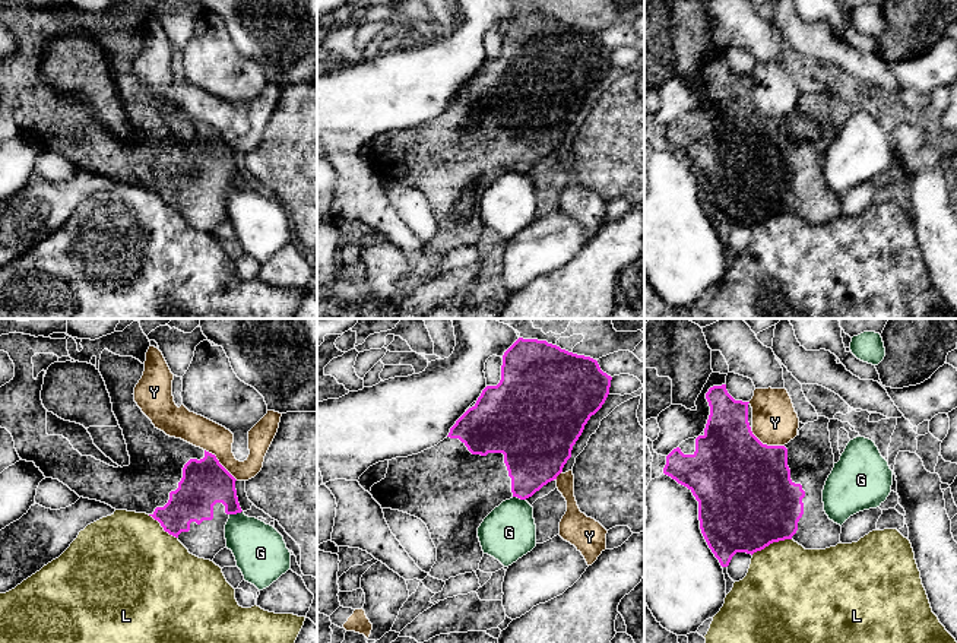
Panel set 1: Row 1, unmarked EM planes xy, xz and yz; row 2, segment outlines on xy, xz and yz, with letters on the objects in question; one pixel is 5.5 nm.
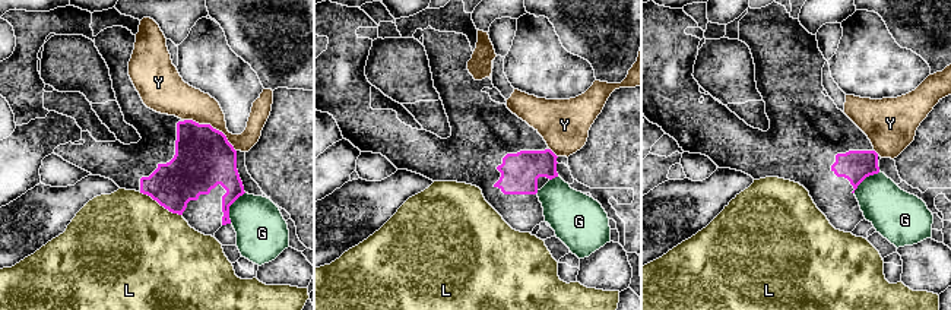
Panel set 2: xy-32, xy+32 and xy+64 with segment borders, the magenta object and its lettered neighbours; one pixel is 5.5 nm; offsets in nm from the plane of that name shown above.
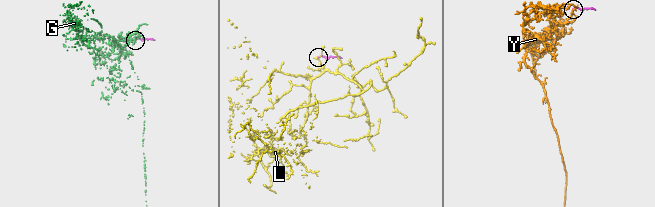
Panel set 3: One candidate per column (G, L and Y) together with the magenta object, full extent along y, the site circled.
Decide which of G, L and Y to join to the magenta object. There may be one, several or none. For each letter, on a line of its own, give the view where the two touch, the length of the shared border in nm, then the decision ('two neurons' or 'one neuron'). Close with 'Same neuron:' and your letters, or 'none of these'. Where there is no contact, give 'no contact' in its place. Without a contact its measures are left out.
G: xy | 80 nm | two neurons
L: yz | 240 nm | two neurons
Y: xy | 260 nm | two neurons
Same neuron: none of these

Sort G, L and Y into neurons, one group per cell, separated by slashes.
G / L / Y

